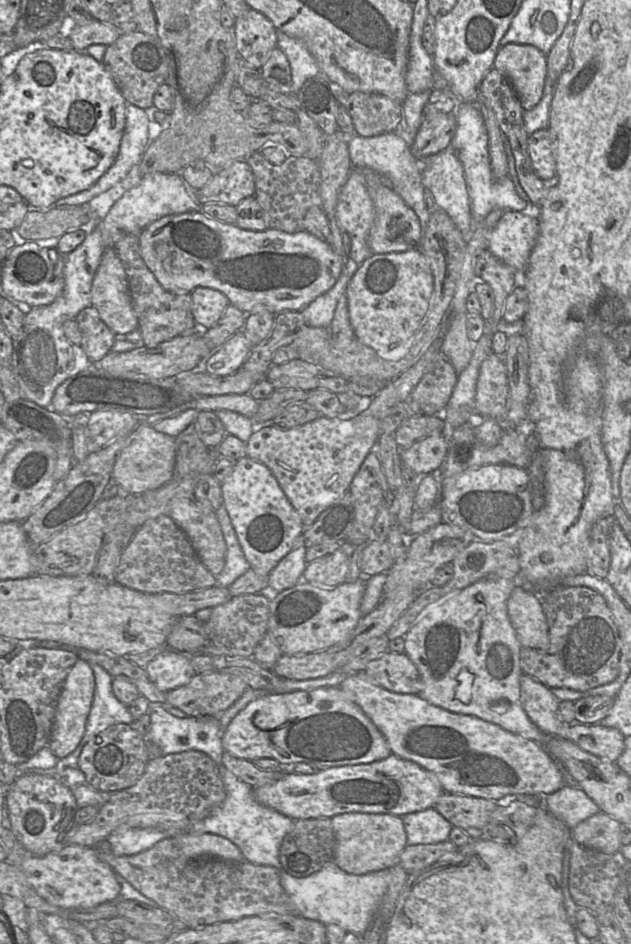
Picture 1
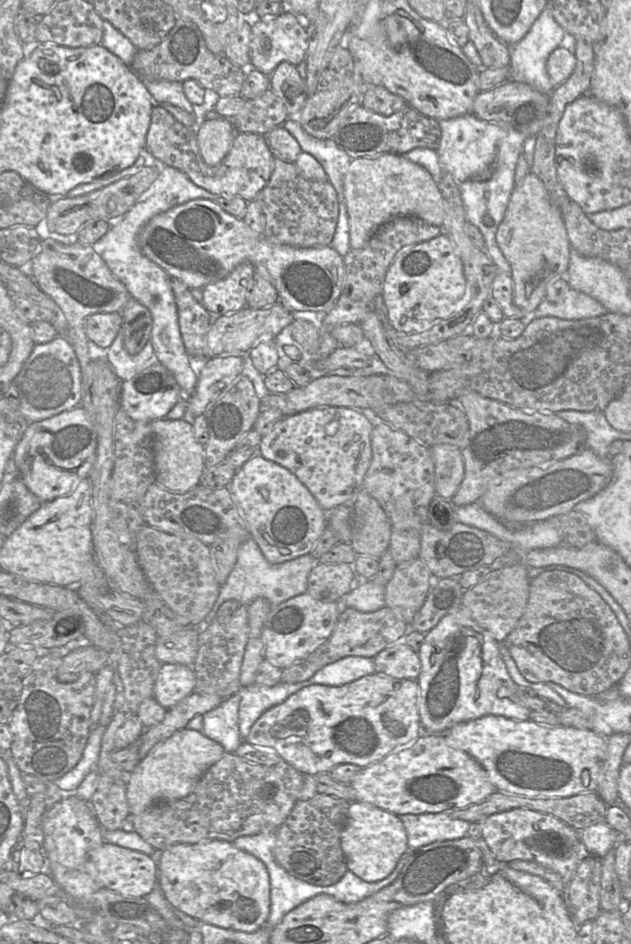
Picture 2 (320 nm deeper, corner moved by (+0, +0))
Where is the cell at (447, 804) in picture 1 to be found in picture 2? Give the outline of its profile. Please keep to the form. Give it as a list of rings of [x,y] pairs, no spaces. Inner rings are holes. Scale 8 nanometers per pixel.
[[[514,808],[494,813],[480,822],[482,839],[498,863],[511,861],[536,862],[559,874],[568,885],[577,867],[590,855],[579,837],[579,831],[556,816],[527,808]]]

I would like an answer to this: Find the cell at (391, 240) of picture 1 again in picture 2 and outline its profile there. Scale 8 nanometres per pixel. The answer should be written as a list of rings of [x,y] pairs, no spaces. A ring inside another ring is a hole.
[[[383,153],[352,159],[344,178],[350,246],[363,248],[373,234],[397,217],[414,216],[432,225],[442,226],[444,200],[431,174],[405,155]]]

